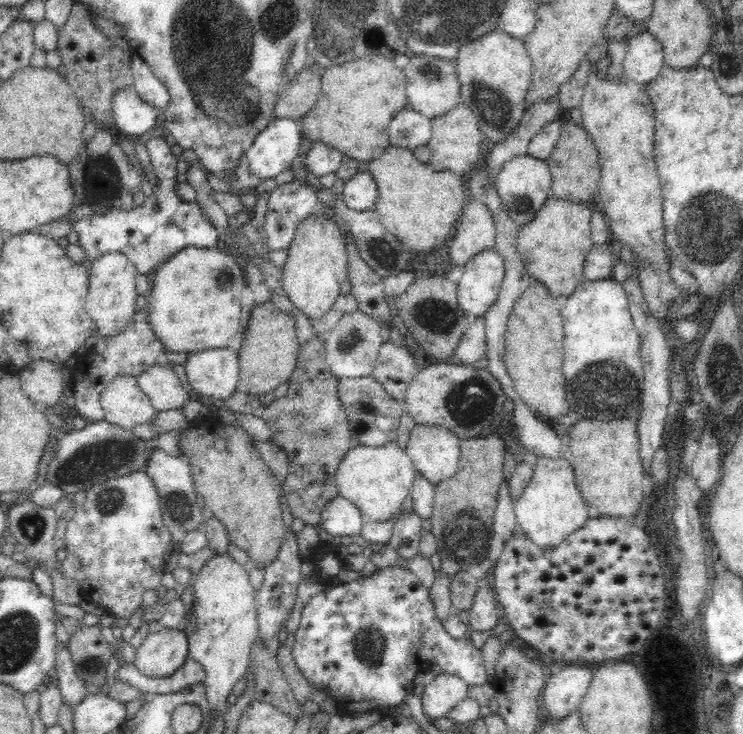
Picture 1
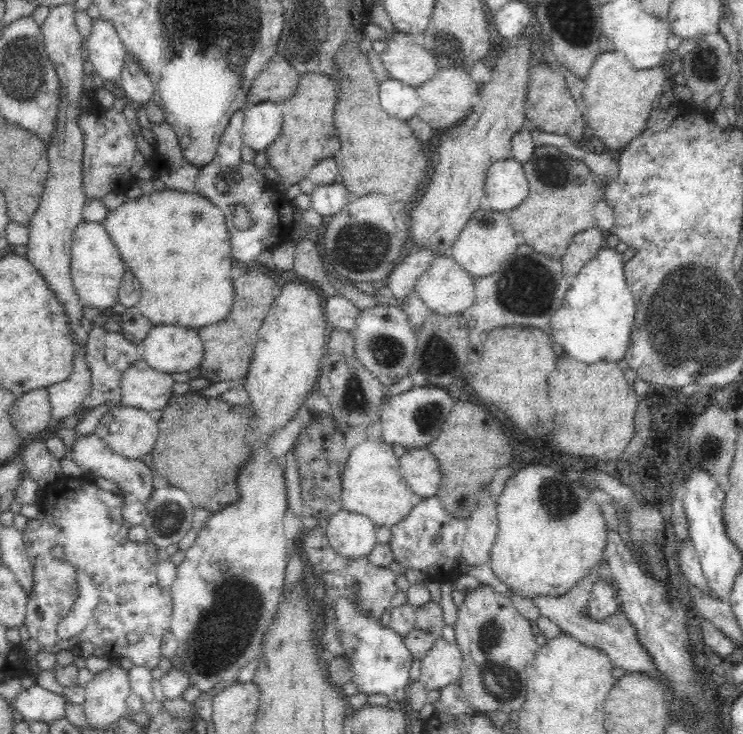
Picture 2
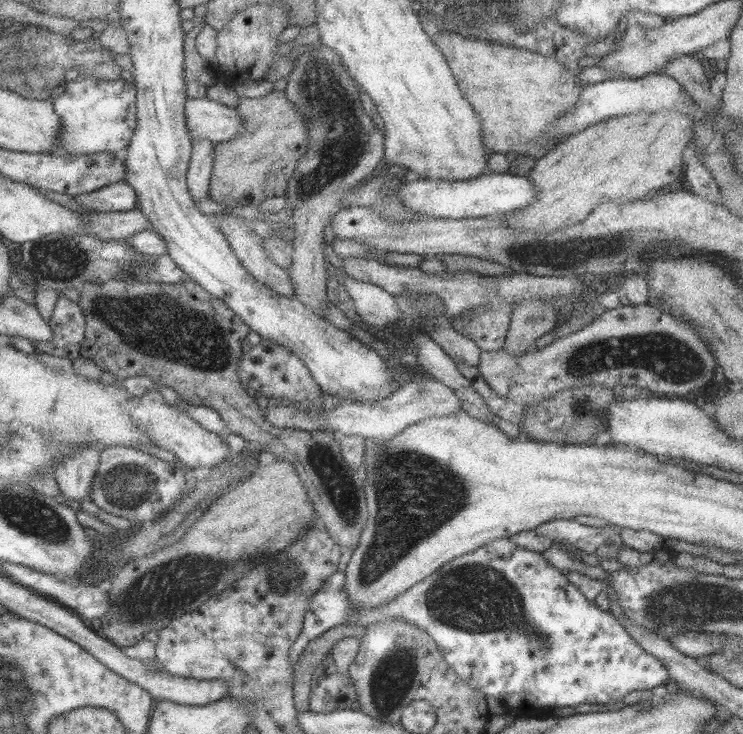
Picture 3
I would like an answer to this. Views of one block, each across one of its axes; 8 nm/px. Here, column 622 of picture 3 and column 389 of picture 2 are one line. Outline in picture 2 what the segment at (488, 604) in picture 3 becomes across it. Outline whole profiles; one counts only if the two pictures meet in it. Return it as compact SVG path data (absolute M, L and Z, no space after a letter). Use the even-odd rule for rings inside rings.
M346 598L338 600L334 606L337 616L337 631L343 642L343 656L349 658L352 665L352 681L359 692L369 694L386 694L390 701L404 705L407 686L410 683L408 671L413 658L404 645L403 637L396 634L392 627L382 627L380 621L366 617L355 608Z

